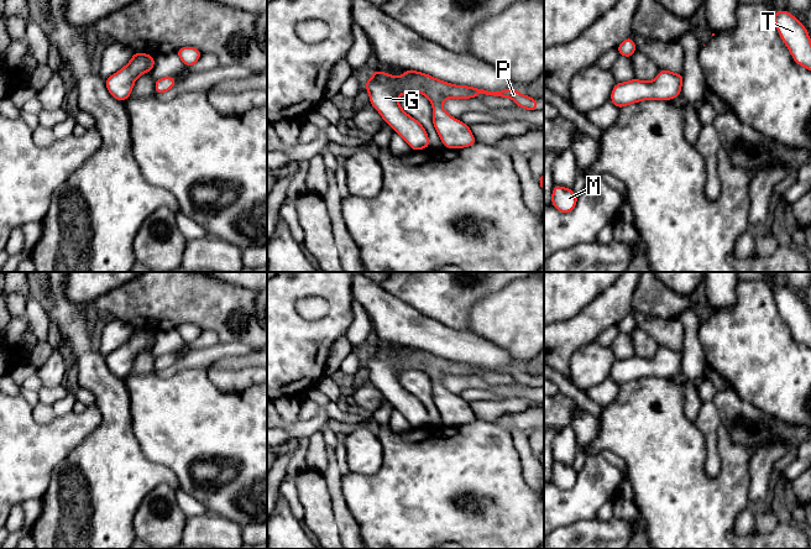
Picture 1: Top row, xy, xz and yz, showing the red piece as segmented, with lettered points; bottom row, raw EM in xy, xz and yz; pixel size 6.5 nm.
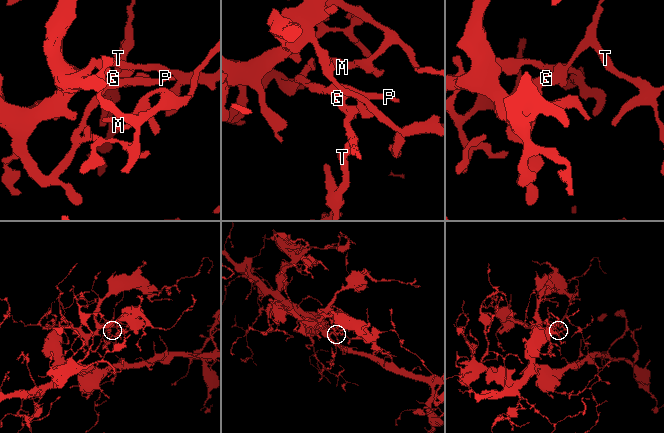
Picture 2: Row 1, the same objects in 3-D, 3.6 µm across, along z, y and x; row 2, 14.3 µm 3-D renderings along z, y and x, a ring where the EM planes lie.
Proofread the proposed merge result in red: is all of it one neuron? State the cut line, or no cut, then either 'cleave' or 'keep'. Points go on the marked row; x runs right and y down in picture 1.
no cut; keep

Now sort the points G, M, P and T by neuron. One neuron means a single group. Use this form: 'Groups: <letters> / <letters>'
Groups: G M P T

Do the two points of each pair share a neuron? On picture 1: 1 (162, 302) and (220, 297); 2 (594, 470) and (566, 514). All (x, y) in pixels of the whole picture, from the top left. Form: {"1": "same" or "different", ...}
{"1": "same", "2": "same"}

